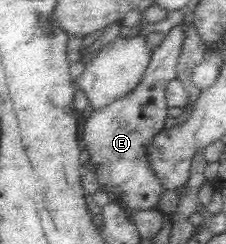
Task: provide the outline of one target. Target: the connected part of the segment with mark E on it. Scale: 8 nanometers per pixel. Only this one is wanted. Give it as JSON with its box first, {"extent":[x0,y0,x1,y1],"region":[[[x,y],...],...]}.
{"extent":[80,23,183,224],"region":[[[180,23],[165,34],[165,38],[154,49],[150,64],[136,88],[122,95],[122,98],[116,98],[108,106],[104,105],[93,109],[90,116],[85,118],[84,133],[80,140],[84,150],[84,161],[90,162],[91,172],[98,181],[99,189],[103,190],[108,196],[112,196],[112,202],[118,202],[117,206],[121,208],[121,211],[129,220],[132,220],[131,224],[134,221],[134,214],[144,212],[144,210],[157,210],[164,194],[167,193],[164,181],[156,171],[148,150],[151,148],[156,134],[160,134],[166,128],[166,124],[164,124],[166,118],[168,118],[166,91],[170,82],[177,79],[176,69],[182,39],[183,32]]]}

